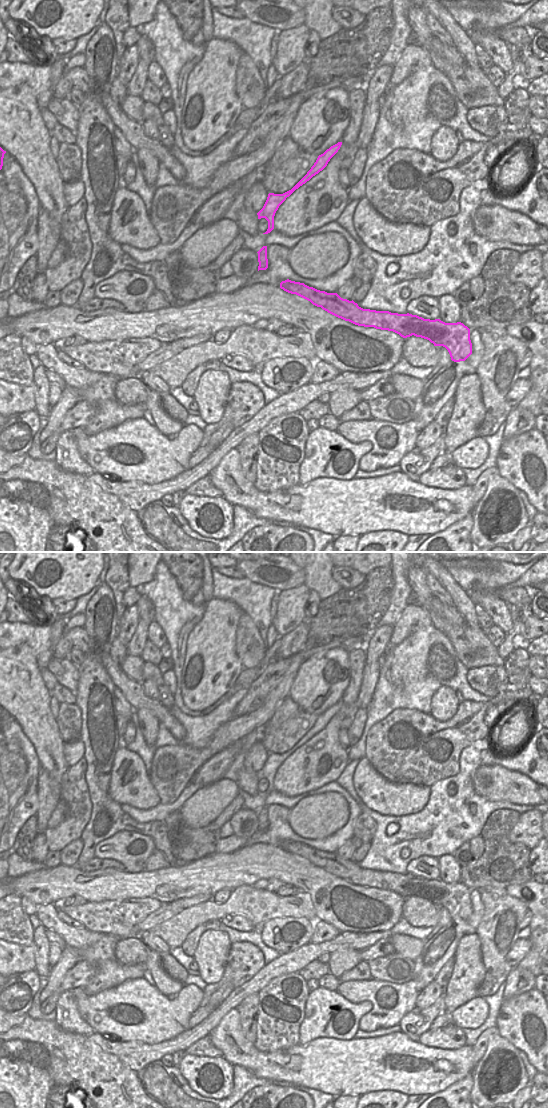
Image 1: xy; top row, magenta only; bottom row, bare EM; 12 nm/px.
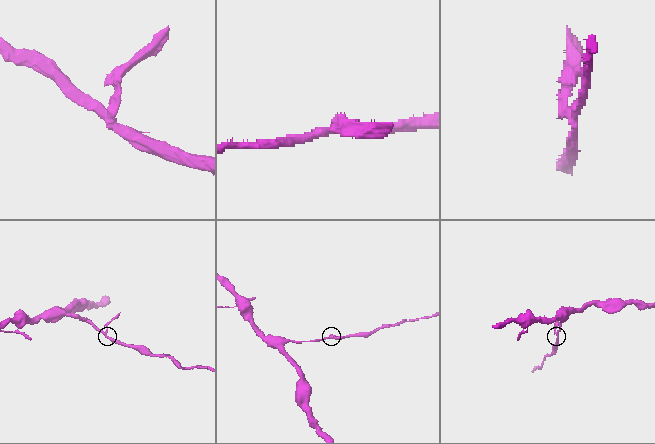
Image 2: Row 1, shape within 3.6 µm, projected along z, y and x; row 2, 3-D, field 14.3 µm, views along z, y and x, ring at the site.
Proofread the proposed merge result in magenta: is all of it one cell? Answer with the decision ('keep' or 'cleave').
keep

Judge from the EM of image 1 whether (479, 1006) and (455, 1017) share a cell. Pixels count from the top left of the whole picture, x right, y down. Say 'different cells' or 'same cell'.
same cell

